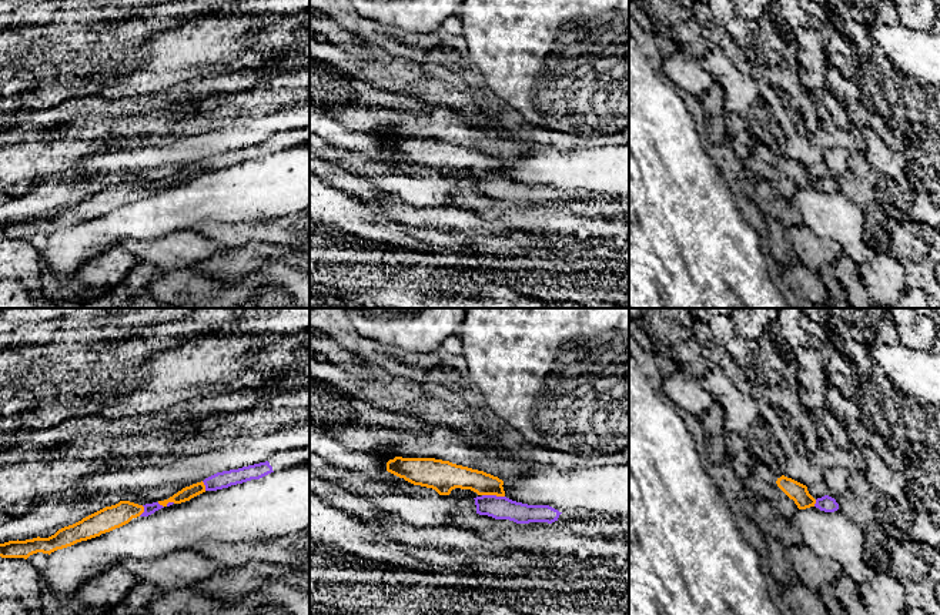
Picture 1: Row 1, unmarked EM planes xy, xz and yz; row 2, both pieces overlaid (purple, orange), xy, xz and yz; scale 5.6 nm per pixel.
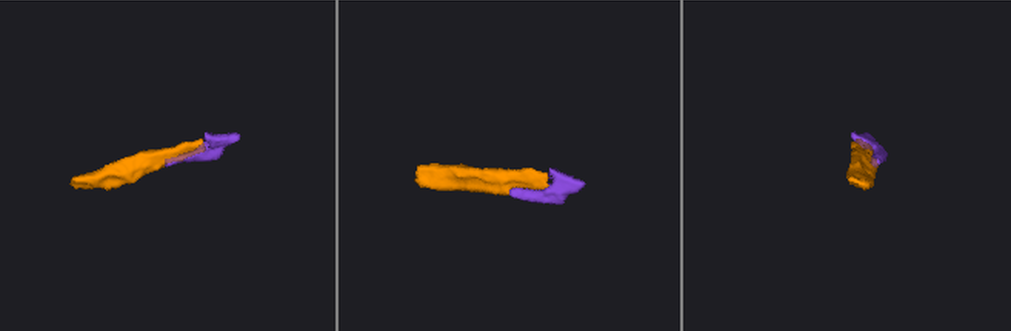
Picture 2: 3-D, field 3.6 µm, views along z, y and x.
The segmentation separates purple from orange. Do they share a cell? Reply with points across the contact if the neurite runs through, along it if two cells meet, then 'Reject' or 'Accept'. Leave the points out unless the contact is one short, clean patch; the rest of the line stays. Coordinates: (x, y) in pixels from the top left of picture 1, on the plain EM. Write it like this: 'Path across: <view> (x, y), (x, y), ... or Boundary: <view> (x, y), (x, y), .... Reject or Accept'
Accept

